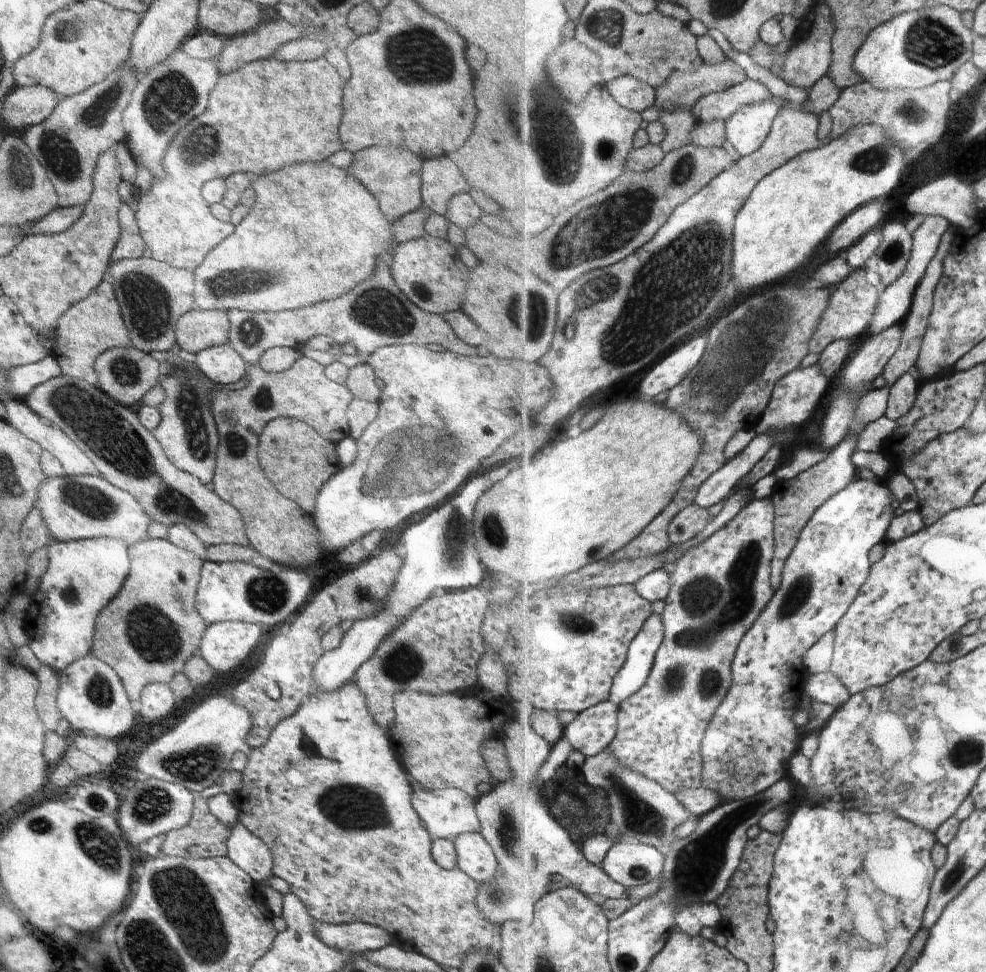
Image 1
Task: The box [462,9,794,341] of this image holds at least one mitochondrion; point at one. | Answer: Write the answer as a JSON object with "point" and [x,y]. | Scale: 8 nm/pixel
{"point":[586,237]}

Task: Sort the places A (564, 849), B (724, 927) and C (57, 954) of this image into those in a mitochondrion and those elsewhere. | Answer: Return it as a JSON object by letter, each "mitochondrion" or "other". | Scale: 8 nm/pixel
{"A":"other","B":"other","C":"other"}

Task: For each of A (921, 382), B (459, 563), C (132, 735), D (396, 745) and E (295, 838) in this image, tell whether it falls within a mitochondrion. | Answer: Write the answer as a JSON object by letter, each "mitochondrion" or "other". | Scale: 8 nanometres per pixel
{"A":"other","B":"mitochondrion","C":"other","D":"other","E":"other"}

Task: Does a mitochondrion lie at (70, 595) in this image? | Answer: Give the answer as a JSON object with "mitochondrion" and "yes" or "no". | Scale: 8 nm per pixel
{"mitochondrion":"yes"}

